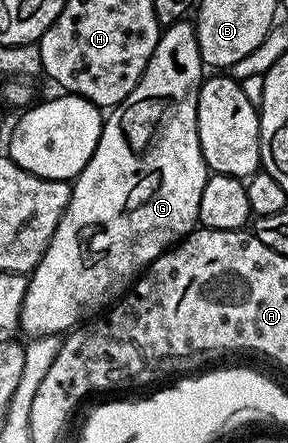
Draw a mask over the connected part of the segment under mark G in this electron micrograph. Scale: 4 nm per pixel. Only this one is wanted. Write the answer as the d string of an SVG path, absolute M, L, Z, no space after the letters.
M189 21L168 24L162 30L161 36L158 37L155 53L151 57L151 61L147 61L147 69L143 73L143 77L139 77L135 89L131 89L131 93L127 93L125 100L118 103L104 116L102 135L99 137L98 145L91 154L91 159L87 161L86 167L72 180L73 192L69 198L67 209L63 213L39 265L28 276L29 284L27 293L23 297L19 327L20 330L25 330L29 337L57 337L62 333L72 331L74 327L94 318L98 313L104 312L132 288L149 264L155 262L162 253L168 251L170 247L184 239L190 231L198 226L199 197L203 197L203 185L207 178L205 158L201 152L199 133L197 132L197 95L201 91L203 82L201 71L203 72L203 64L199 53L196 26Z

